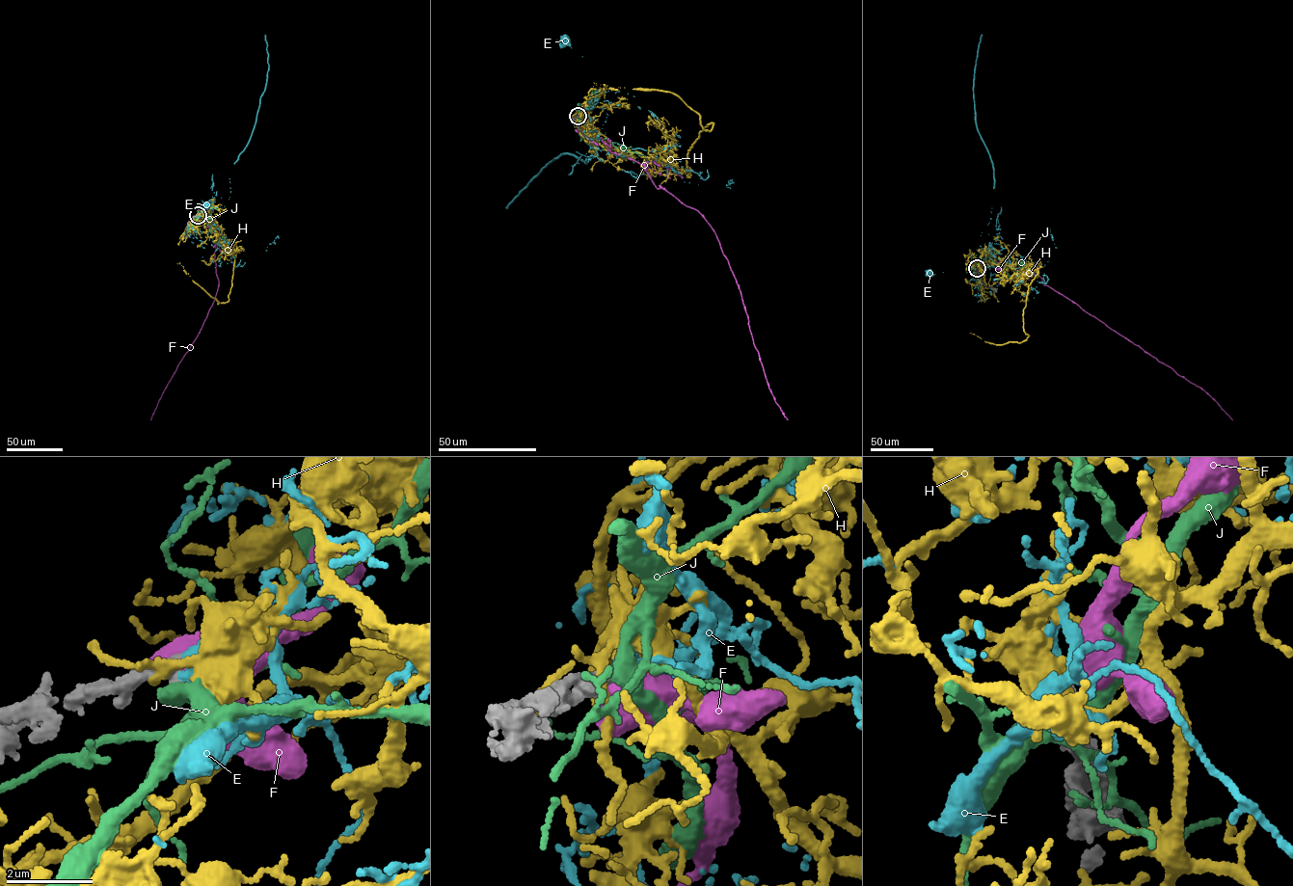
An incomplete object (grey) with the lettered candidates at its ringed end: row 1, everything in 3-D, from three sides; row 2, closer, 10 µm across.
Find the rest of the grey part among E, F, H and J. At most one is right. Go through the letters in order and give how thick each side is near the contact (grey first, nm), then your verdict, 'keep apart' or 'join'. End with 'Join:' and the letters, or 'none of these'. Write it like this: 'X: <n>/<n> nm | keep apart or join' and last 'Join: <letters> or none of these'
E: 340/160 nm | keep apart
F: 320/550 nm | keep apart
H: 440/150 nm | keep apart
J: 360/400 nm | keep apart
Join: none of these

